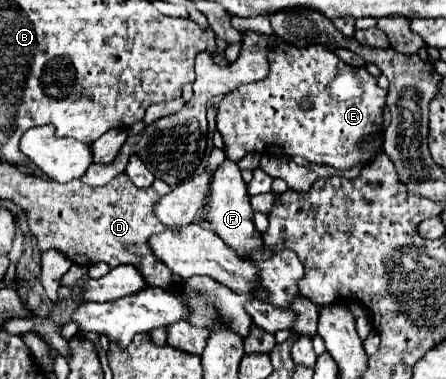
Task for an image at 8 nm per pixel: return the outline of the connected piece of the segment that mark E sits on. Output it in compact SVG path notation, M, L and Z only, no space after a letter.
M277 40L275 50L269 54L269 62L271 68L267 78L239 86L237 90L223 96L217 106L217 130L225 140L229 160L239 160L249 152L271 152L291 158L301 156L309 164L325 164L347 170L365 166L383 154L379 140L383 134L383 108L387 92L377 86L375 76L371 76L363 66L347 66L325 46L297 48L281 40Z

